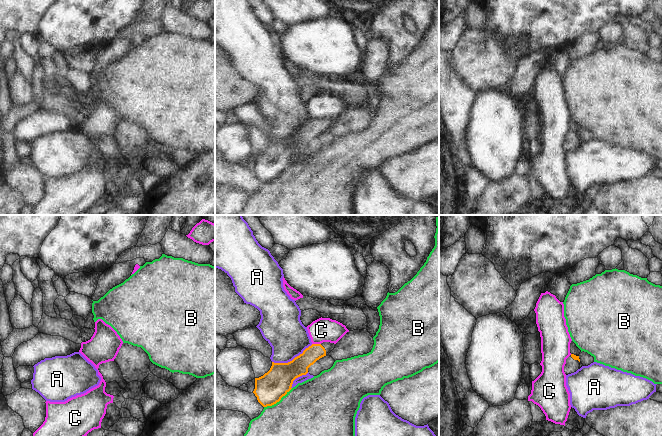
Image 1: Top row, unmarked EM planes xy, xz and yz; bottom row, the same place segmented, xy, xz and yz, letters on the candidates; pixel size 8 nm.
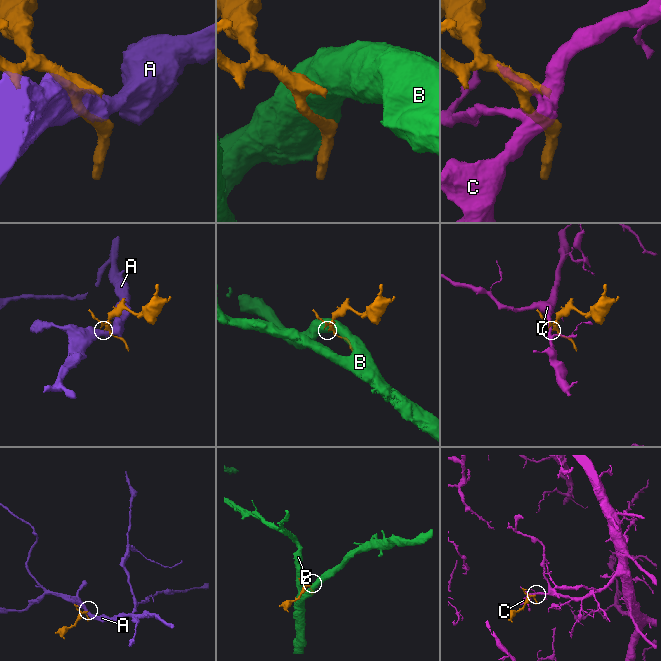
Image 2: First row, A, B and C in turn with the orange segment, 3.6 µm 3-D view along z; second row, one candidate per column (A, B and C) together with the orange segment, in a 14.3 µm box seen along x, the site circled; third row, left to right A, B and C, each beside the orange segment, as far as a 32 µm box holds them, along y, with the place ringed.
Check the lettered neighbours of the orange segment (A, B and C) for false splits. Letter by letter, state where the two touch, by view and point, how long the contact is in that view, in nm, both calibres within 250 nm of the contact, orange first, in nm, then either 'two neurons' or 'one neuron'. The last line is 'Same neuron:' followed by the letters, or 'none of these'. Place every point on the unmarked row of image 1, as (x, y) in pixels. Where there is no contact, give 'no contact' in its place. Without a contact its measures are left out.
A: meets orange in xz at (293, 135); contact 360 nm long; 240 nm thick on the orange side, 320 nm on the other; two neurons
B: meets orange in xz at (278, 177); contact 280 nm long; 240 nm thick on the orange side, 500 nm on the other; two neurons
C: meets orange in xz at (316, 120); contact 70 nm long; 150 nm thick on the orange side, 190 nm on the other; two neurons
Same neuron: none of these

